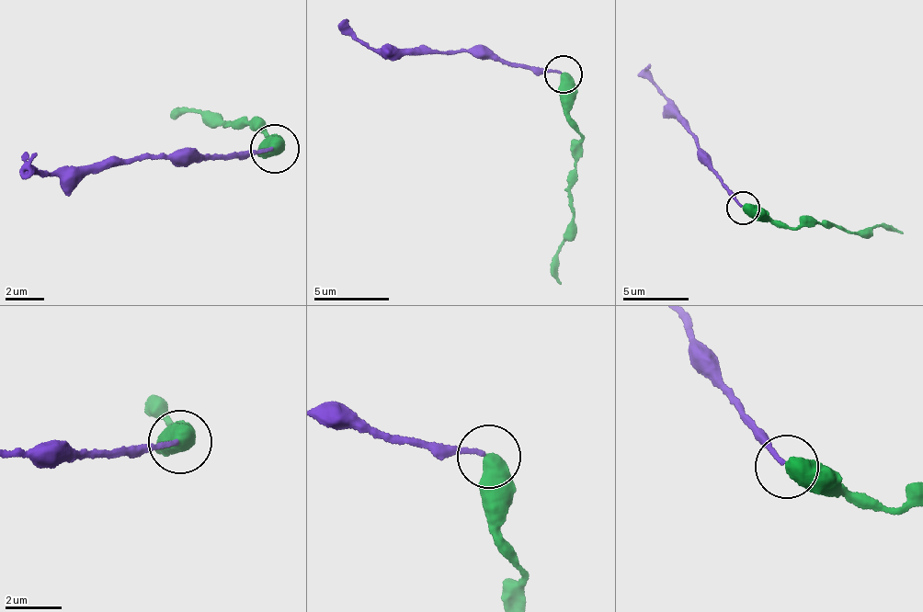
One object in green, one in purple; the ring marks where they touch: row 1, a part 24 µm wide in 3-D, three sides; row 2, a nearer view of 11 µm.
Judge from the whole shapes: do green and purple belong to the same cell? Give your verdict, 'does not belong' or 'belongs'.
belongs

